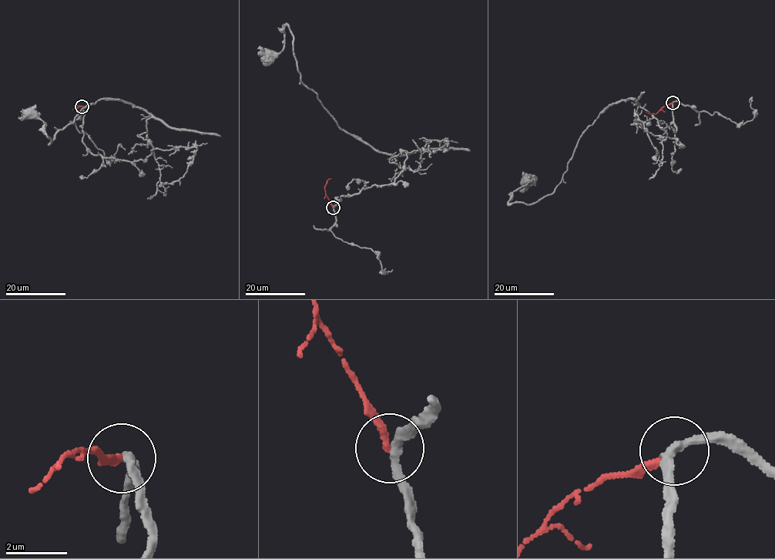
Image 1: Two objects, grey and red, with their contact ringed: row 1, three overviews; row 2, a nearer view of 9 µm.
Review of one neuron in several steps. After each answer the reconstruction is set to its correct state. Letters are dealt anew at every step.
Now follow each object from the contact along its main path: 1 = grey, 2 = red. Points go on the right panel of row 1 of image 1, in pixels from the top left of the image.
1: (673, 102), (679, 144), (635, 115), (659, 164), (666, 131), (629, 99), (550, 194), (509, 203), (531, 181)
2: (673, 102), (663, 106), (655, 114), (645, 111)

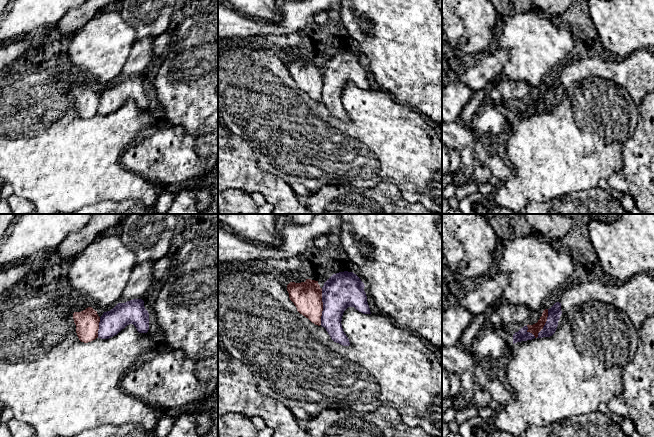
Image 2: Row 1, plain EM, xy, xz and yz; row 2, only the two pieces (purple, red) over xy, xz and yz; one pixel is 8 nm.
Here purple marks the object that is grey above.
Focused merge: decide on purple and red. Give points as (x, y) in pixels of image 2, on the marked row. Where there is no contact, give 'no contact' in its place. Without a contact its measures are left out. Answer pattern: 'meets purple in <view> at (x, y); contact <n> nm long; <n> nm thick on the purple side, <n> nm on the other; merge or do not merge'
meets purple in yz at (545, 324); contact 260 nm long; 110 nm thick on the purple side, 80 nm on the other; do not merge

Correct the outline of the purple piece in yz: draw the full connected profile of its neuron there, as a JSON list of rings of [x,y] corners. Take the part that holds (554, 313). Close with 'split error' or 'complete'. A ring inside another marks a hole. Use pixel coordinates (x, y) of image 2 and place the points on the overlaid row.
[[[556,302],[550,309],[548,309],[547,321],[543,329],[538,333],[537,338],[552,336],[557,329],[561,314],[561,303]]] | complete

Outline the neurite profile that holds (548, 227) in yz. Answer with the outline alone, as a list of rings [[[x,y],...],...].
[[[524,214],[524,216],[533,233],[545,240],[561,239],[567,234],[574,222],[568,217],[552,217],[549,214]]]

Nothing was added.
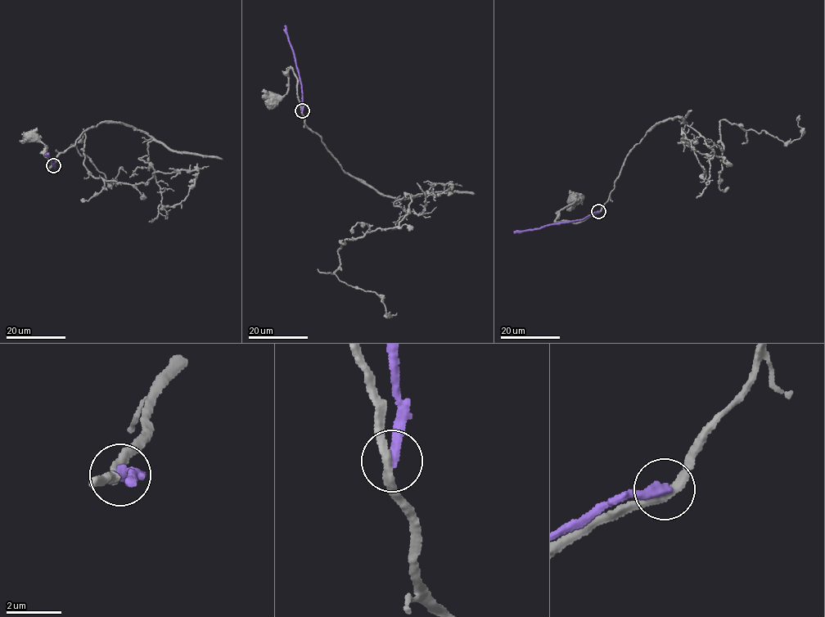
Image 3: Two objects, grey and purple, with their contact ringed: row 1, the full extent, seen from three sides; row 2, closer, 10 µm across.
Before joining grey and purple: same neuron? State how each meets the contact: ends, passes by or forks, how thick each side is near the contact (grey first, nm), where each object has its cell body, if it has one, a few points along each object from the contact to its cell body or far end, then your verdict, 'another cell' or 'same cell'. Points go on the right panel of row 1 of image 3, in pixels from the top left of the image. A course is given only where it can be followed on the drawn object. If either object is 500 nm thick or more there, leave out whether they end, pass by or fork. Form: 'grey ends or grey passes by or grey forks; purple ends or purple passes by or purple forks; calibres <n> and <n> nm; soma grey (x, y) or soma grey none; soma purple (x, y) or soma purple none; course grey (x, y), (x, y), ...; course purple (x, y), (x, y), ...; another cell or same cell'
grey passes by; purple ends; calibres 280 and 380 nm; soma grey (576, 199); soma purple none; course grey (599, 212), (574, 223), (555, 221), (561, 210), (578, 200); course purple (599, 212), (582, 219), (513, 232); another cell

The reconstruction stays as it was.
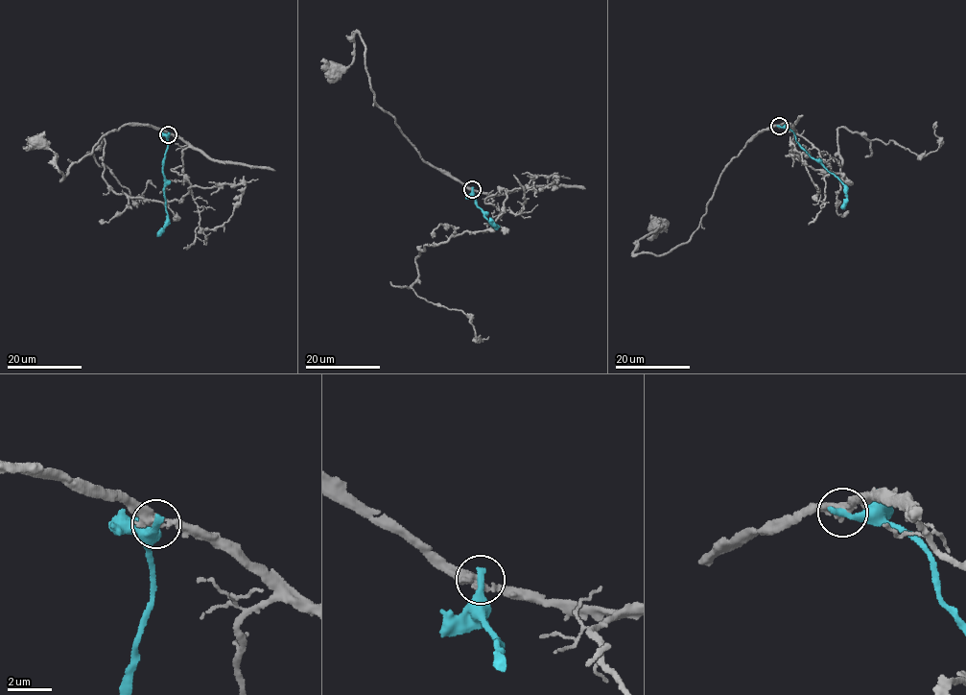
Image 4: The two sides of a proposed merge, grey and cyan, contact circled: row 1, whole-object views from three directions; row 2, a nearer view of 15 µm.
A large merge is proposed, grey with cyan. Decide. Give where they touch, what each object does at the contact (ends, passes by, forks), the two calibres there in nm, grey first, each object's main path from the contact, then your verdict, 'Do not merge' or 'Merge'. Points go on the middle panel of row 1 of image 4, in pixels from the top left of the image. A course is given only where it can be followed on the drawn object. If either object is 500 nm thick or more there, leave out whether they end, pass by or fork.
Place: (472, 189). At the ring grey passes by. At the ring cyan ends. Thickness 360 nm (grey) against 360 nm. Course of grey: (472, 189), (423, 162), (395, 120), (381, 109), (358, 33), (353, 62), (334, 74). Course of cyan: (472, 189), (478, 207), (495, 227), (496, 225), (490, 218). Do not merge

